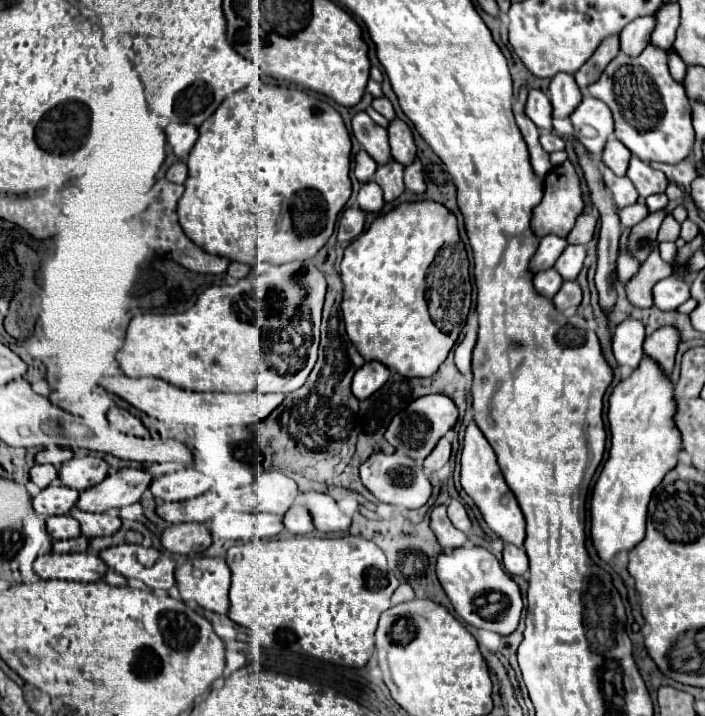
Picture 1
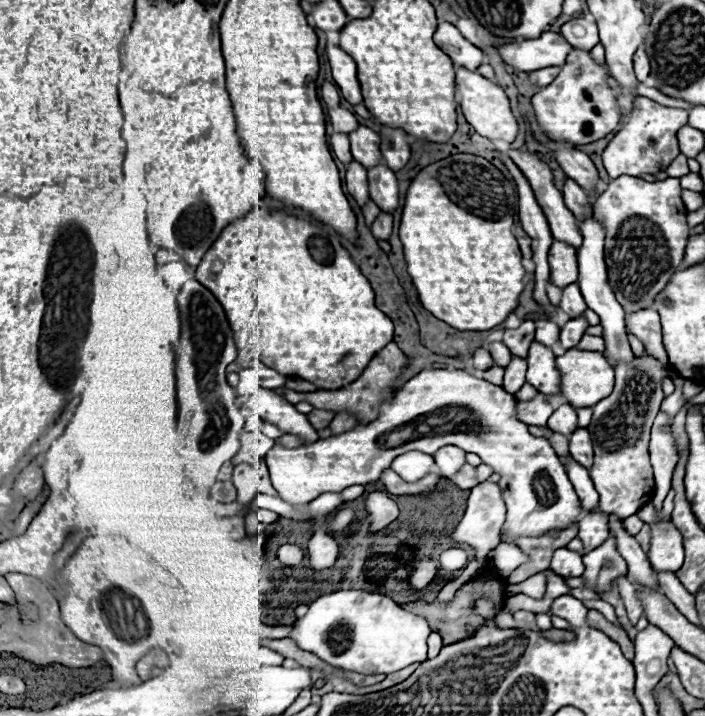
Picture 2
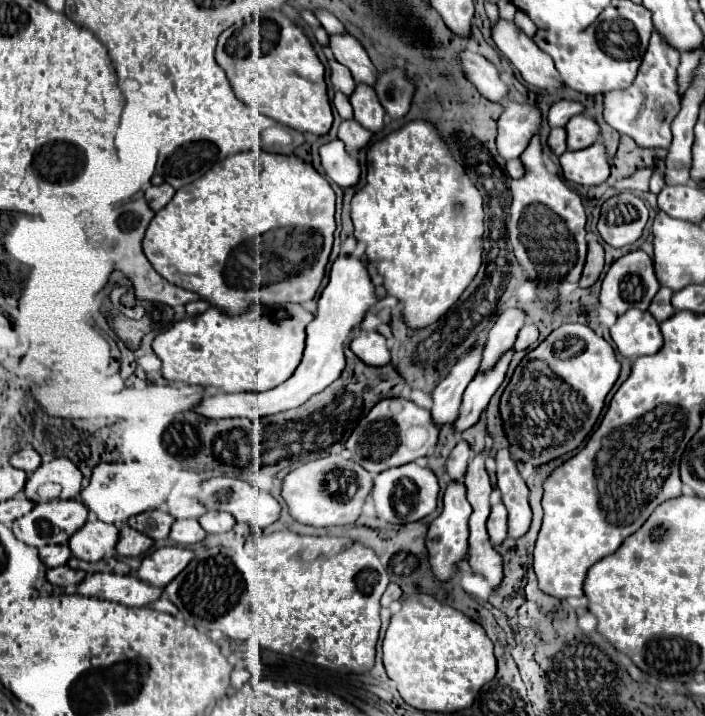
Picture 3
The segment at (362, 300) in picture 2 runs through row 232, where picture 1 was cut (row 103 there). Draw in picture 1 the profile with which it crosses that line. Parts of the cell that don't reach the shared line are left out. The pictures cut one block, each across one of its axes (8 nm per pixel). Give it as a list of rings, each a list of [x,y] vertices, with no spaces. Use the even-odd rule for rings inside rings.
[[[256,78],[240,92],[228,94],[214,116],[202,122],[200,138],[188,158],[186,190],[178,202],[180,224],[198,246],[206,248],[206,252],[236,262],[258,264],[259,260],[283,266],[284,262],[292,264],[292,260],[308,260],[328,242],[338,214],[352,194],[348,176],[350,150],[352,142],[346,124],[328,96],[308,94],[286,86],[270,86]],[[298,194],[308,196],[308,204],[314,204],[314,226],[310,226],[306,234],[296,228],[294,220],[282,214],[282,204],[288,204],[292,214],[294,204],[300,198]]]

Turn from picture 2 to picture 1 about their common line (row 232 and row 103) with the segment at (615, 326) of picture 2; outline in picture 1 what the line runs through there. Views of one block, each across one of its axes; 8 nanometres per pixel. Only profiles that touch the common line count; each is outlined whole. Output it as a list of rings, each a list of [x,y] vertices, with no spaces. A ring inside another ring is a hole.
[[[584,96],[580,106],[570,114],[574,138],[578,138],[592,154],[602,154],[608,136],[614,130],[610,108],[592,96]]]

